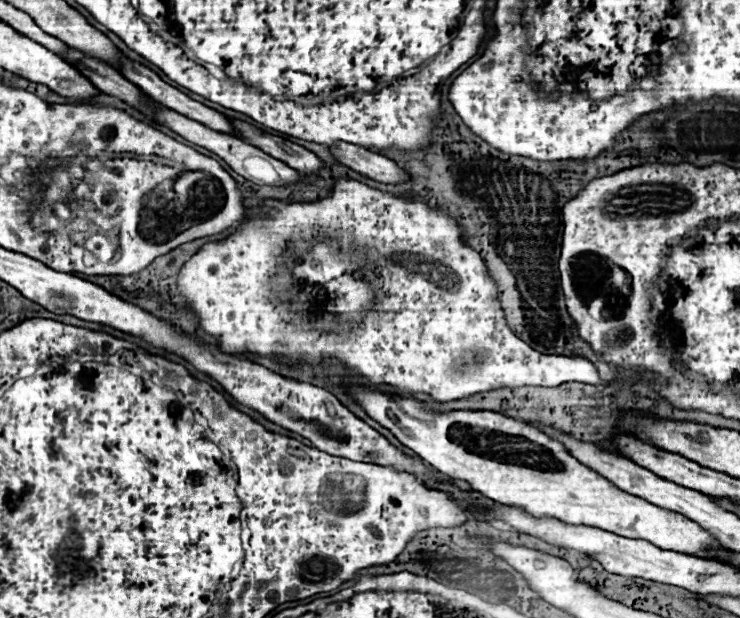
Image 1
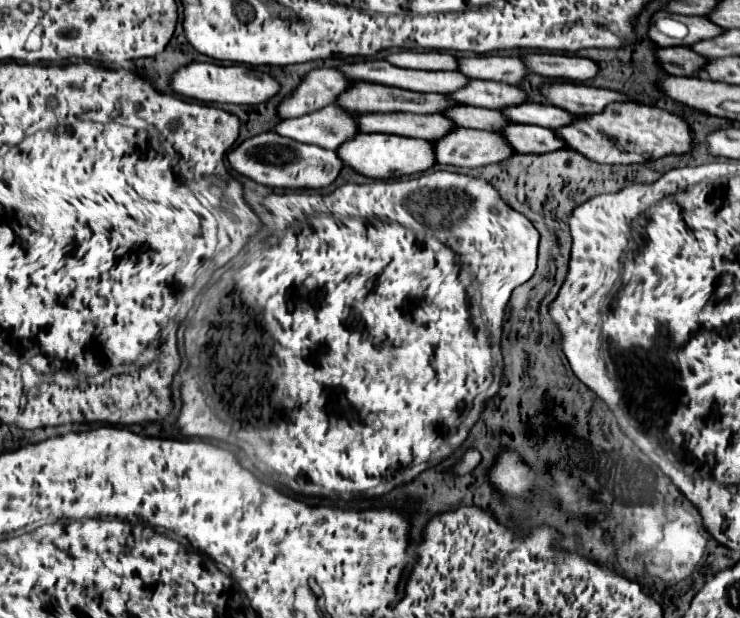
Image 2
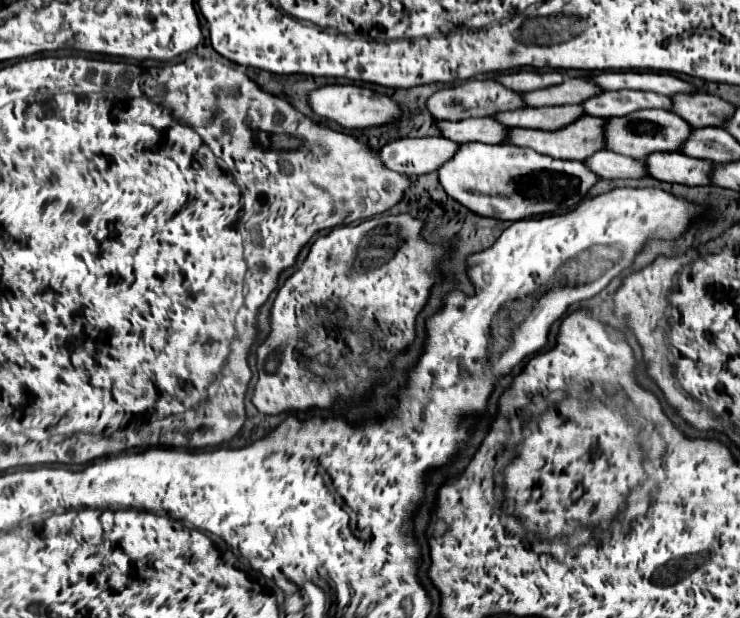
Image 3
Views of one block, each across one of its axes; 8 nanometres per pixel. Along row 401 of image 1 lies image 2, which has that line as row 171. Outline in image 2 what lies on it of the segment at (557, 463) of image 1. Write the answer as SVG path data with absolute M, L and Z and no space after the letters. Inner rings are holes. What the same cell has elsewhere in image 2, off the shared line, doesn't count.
M356 134L348 138L346 142L342 142L336 154L342 160L342 164L350 166L352 170L368 178L392 178L392 176L416 174L436 164L436 158L432 158L432 148L428 146L428 140L394 136L394 134Z

